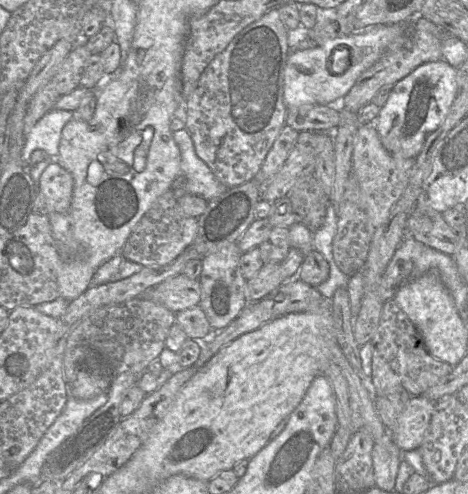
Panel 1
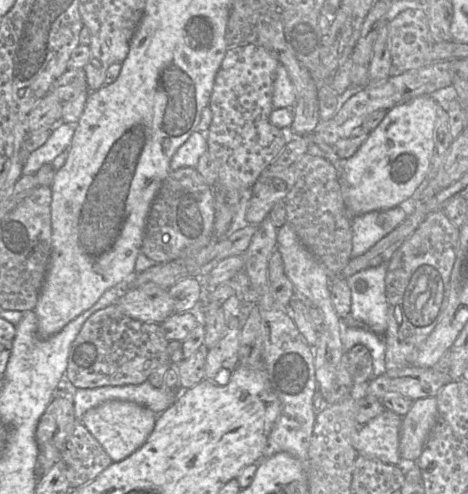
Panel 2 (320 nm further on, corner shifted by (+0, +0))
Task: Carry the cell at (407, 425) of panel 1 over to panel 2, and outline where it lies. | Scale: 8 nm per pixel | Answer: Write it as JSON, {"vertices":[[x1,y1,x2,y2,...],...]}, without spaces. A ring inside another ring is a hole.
{"vertices":[[385,409,360,426,353,440,353,446,358,454,368,455,384,463,403,466,399,452,402,418,395,412]]}

